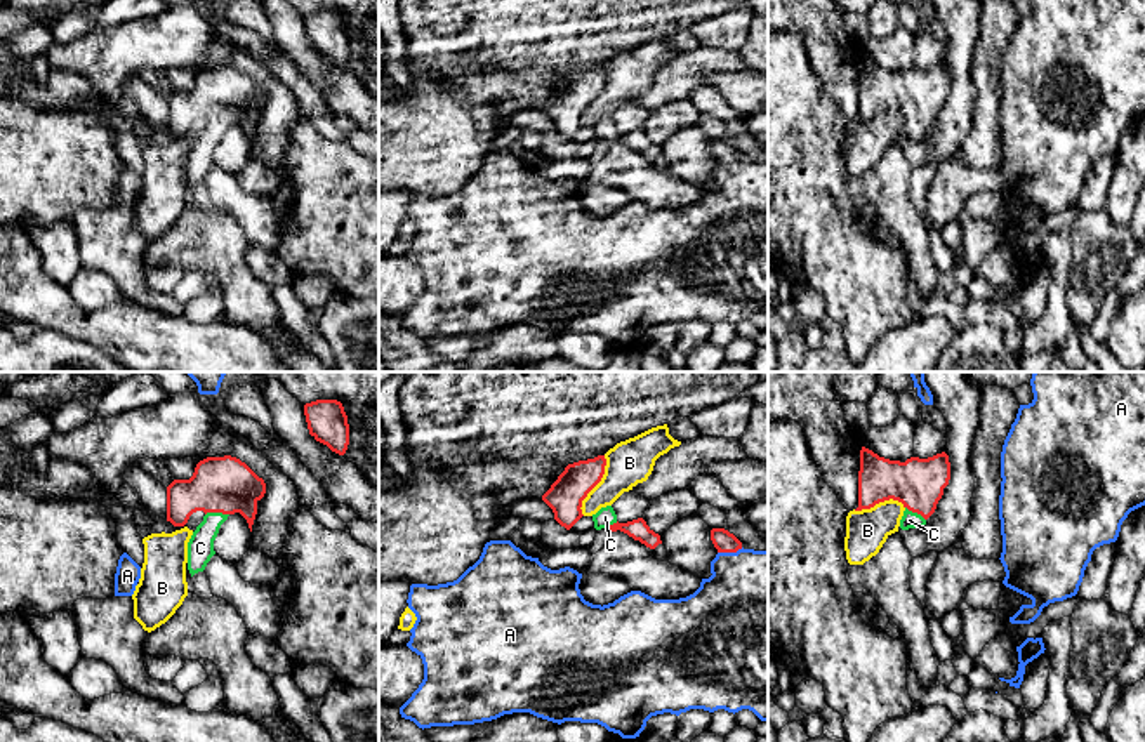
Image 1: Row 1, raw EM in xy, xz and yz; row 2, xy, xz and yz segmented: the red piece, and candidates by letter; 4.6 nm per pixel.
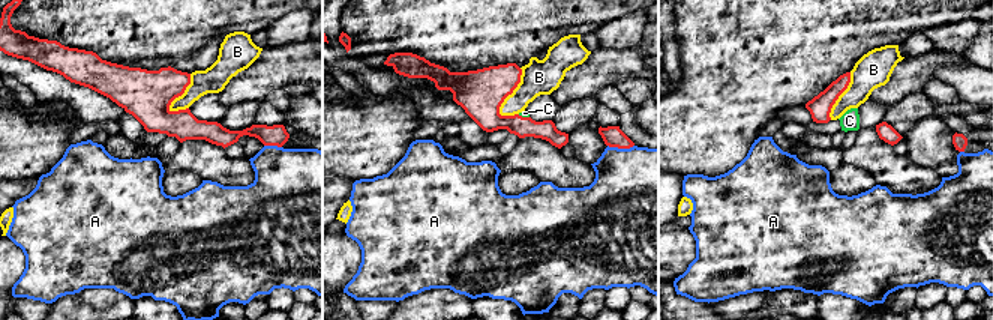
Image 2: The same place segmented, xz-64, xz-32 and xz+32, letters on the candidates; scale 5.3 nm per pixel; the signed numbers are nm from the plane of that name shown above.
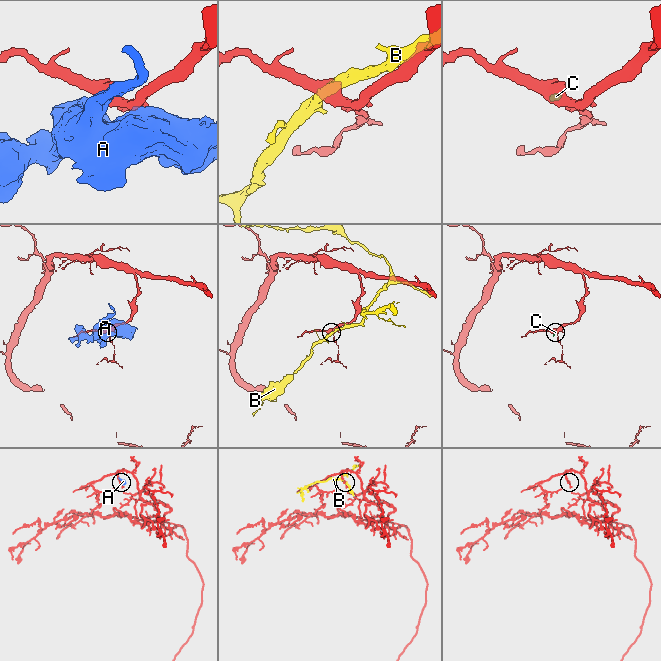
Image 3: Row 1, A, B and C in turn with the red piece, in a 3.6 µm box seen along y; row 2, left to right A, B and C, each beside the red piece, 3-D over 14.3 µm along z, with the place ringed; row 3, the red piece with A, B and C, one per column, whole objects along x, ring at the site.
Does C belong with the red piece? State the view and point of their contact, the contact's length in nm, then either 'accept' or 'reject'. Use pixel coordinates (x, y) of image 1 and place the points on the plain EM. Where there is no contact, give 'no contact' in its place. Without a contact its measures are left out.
contact xy (216, 122); length 110 nm; accept

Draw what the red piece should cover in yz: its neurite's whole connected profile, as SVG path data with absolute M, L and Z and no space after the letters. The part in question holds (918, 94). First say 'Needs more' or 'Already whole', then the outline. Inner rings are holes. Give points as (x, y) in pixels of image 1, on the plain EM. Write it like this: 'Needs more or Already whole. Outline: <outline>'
Needs more. Outline: M862 57L858 82L858 118L870 120L884 111L898 111L905 122L900 139L923 139L935 123L950 90L945 63L928 70L910 68L905 73L879 68Z

